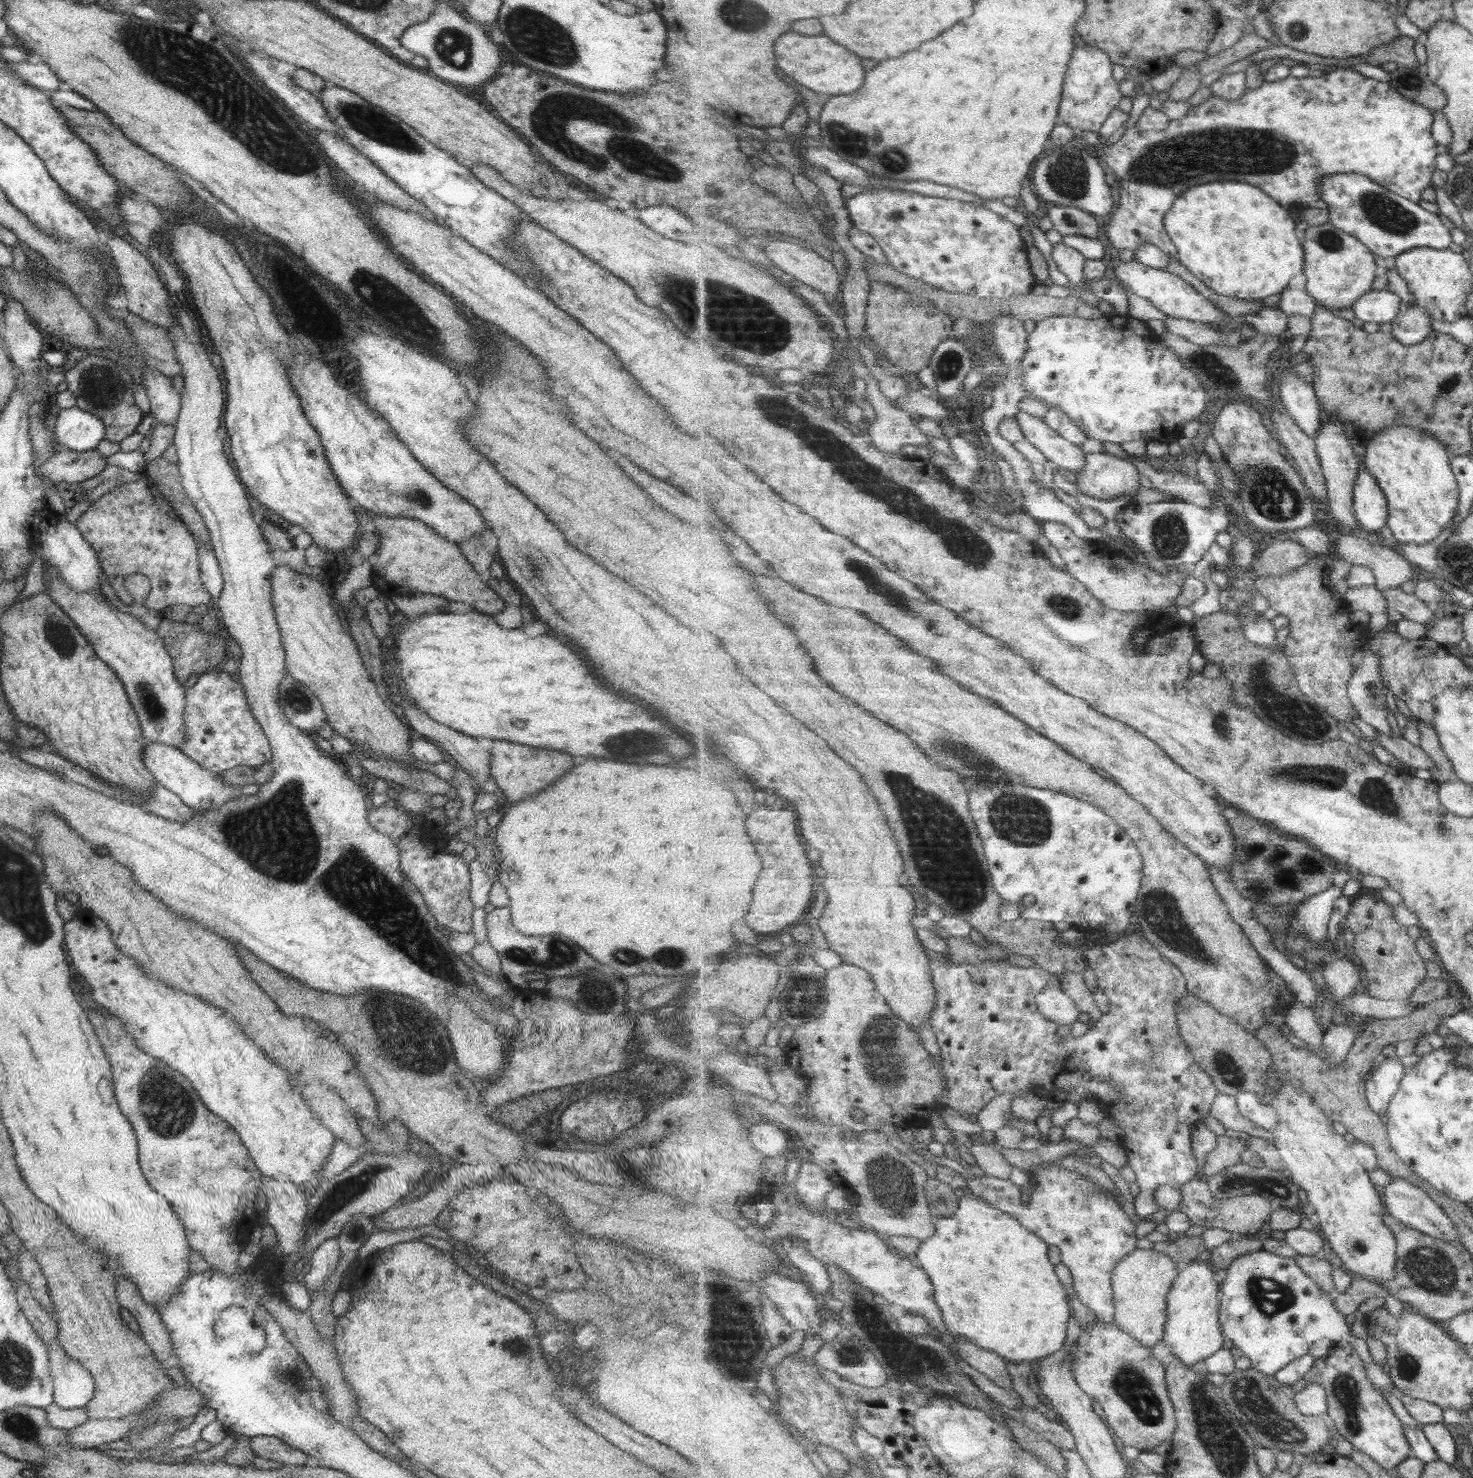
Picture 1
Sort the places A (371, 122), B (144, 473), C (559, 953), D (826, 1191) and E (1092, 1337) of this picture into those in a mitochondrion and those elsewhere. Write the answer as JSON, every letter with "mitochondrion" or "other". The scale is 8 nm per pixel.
{"A":"mitochondrion","B":"other","C":"mitochondrion","D":"other","E":"other"}

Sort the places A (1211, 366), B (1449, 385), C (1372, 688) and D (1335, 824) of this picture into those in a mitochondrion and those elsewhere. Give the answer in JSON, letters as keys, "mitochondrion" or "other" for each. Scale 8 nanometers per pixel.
{"A":"mitochondrion","B":"mitochondrion","C":"other","D":"other"}

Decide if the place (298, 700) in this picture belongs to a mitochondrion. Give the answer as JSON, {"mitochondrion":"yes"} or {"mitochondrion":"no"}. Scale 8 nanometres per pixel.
{"mitochondrion":"yes"}

